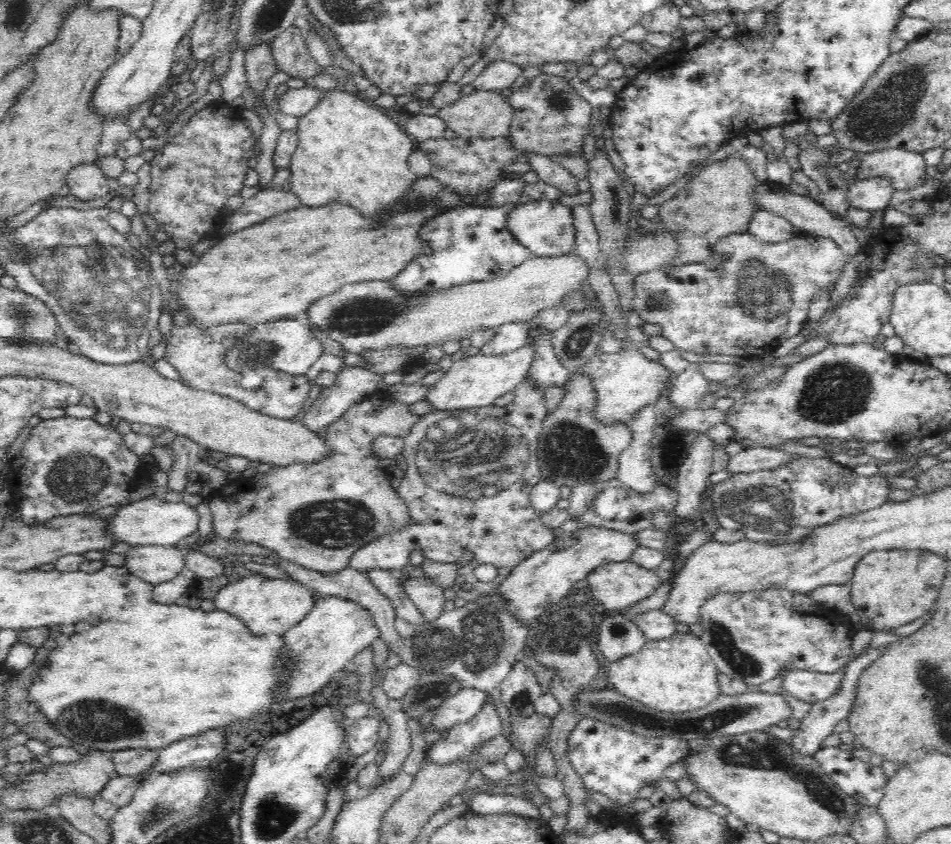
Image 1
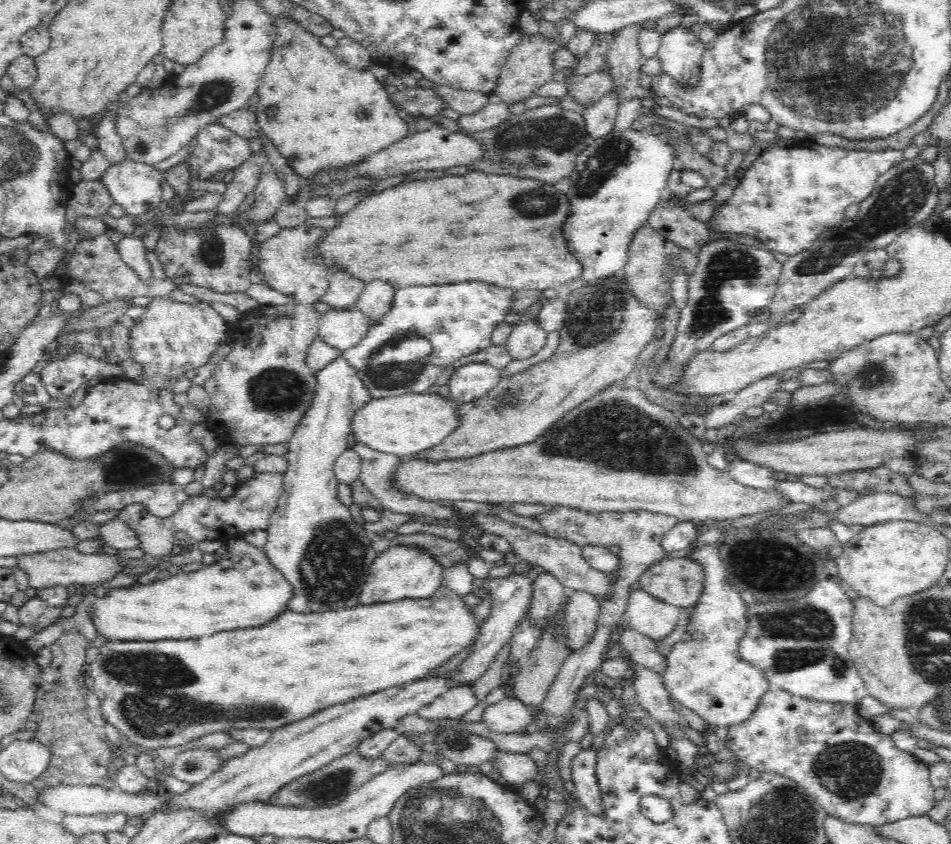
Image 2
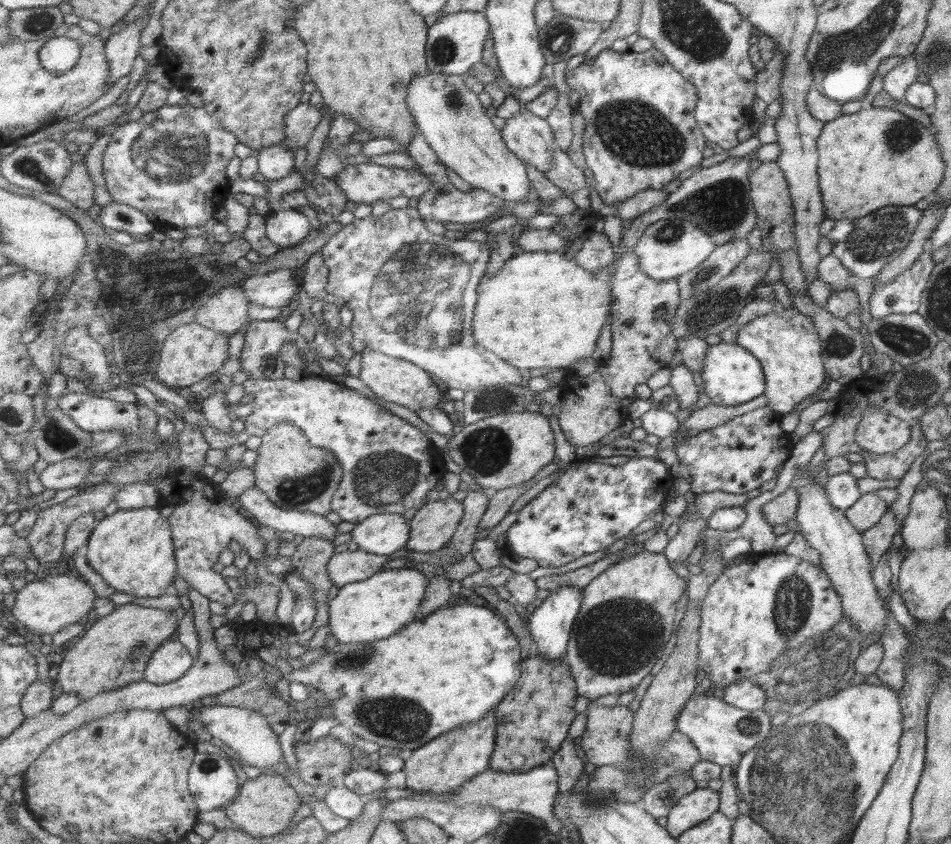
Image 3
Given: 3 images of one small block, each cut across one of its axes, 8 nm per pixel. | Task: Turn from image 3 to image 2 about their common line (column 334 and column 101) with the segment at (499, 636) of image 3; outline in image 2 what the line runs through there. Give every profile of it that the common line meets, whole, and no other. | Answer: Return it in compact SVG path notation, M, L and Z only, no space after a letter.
M442 586L427 599L407 598L387 603L358 605L354 608L345 608L341 611L327 611L320 613L322 616L310 616L300 612L289 611L282 617L268 624L266 628L246 628L236 632L218 632L218 636L206 636L202 642L196 640L160 640L155 642L145 641L118 641L103 640L98 642L100 655L87 666L87 671L94 679L93 692L99 699L101 714L110 724L118 728L125 744L132 744L141 751L156 749L160 746L178 748L188 742L196 740L204 734L225 731L229 728L270 728L286 726L287 724L308 718L317 714L328 706L346 704L360 696L370 696L376 692L406 687L415 681L428 677L434 670L444 666L450 658L458 656L462 650L470 650L472 644L476 645L483 635L485 620L478 620L474 616L474 608L462 600L462 595Z

